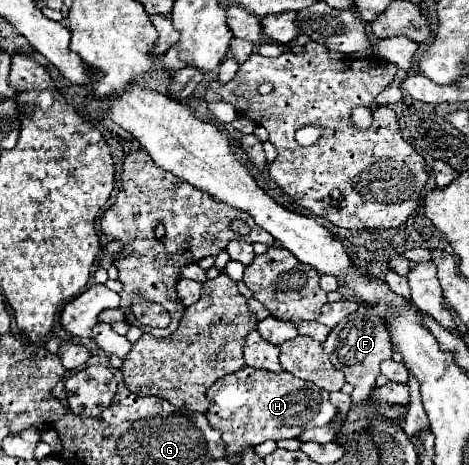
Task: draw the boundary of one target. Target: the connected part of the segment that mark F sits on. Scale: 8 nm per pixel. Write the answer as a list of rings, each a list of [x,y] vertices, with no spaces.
[[[365,308],[365,312],[355,312],[347,316],[343,322],[339,322],[329,338],[323,342],[325,352],[329,354],[335,368],[345,372],[345,380],[355,386],[351,400],[353,406],[363,406],[369,398],[371,388],[375,386],[375,378],[379,376],[379,364],[393,356],[393,344],[387,328],[383,326],[381,312],[377,308]]]

